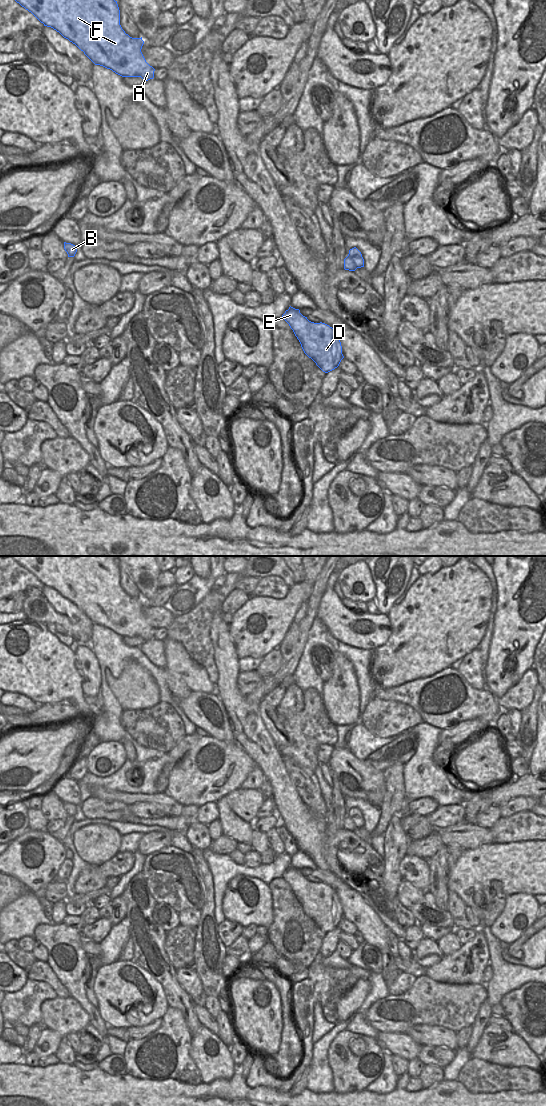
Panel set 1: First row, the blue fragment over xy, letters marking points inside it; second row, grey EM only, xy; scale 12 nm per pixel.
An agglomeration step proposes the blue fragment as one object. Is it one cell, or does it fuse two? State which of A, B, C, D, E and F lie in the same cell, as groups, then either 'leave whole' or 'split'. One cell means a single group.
A C D E F / B; split

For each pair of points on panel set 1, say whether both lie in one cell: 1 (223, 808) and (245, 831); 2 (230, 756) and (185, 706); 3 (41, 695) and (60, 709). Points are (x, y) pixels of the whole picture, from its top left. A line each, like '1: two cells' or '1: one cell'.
1: one cell
2: two cells
3: two cells

